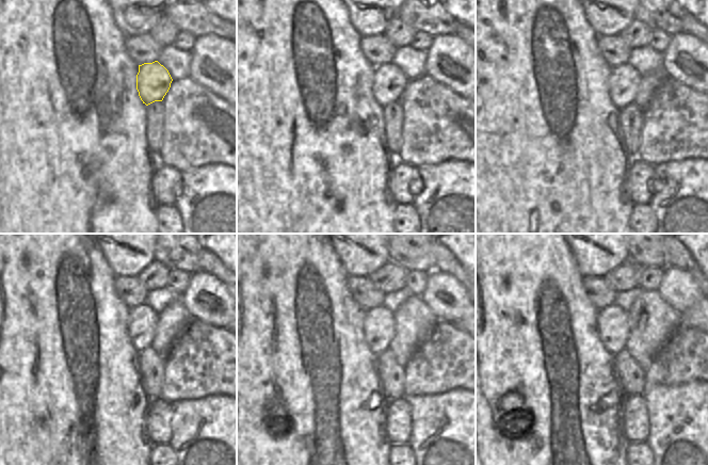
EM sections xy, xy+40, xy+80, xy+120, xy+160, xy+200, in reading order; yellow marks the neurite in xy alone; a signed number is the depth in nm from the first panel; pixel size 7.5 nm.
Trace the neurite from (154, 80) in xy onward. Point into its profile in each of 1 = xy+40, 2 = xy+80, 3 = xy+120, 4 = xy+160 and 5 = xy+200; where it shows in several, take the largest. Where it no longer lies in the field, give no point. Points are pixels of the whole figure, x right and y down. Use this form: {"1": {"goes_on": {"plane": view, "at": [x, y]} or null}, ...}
{"1": {"goes_on": {"plane": "xy+40", "at": [389, 82]}}, "2": {"goes_on": {"plane": "xy+80", "at": [624, 81]}}, "3": {"goes_on": {"plane": "xy+120", "at": [142, 321]}}, "4": {"goes_on": {"plane": "xy+160", "at": [379, 325]}}, "5": {"goes_on": {"plane": "xy+200", "at": [612, 322]}}}

